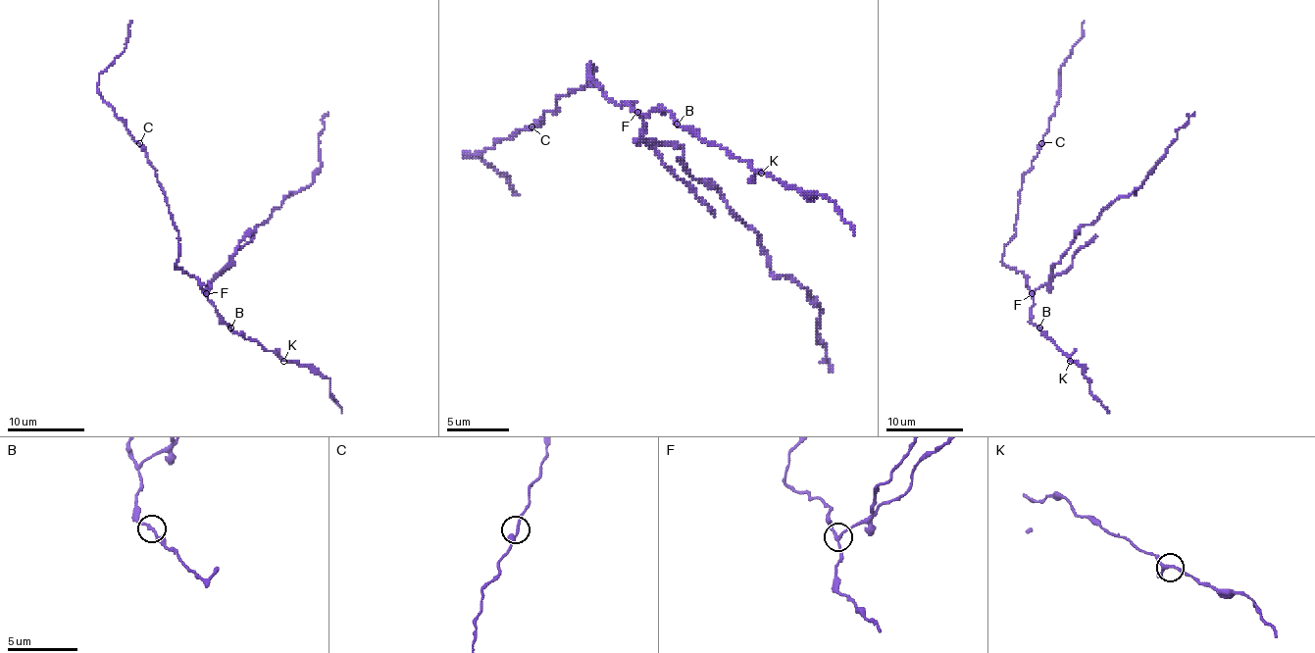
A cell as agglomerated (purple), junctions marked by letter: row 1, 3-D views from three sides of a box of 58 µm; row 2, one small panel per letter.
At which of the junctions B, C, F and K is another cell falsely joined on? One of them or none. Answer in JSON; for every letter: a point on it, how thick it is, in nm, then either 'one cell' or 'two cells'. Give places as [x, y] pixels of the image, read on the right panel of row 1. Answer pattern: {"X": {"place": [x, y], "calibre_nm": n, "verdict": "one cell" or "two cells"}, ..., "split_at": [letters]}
{"B": {"place": [1039, 327], "calibre_nm": 190, "verdict": "one cell"}, "C": {"place": [1041, 143], "calibre_nm": 240, "verdict": "one cell"}, "F": {"place": [1032, 293], "calibre_nm": 180, "verdict": "two cells"}, "K": {"place": [1070, 361], "calibre_nm": 190, "verdict": "one cell"}, "split_at": ["F"]}

